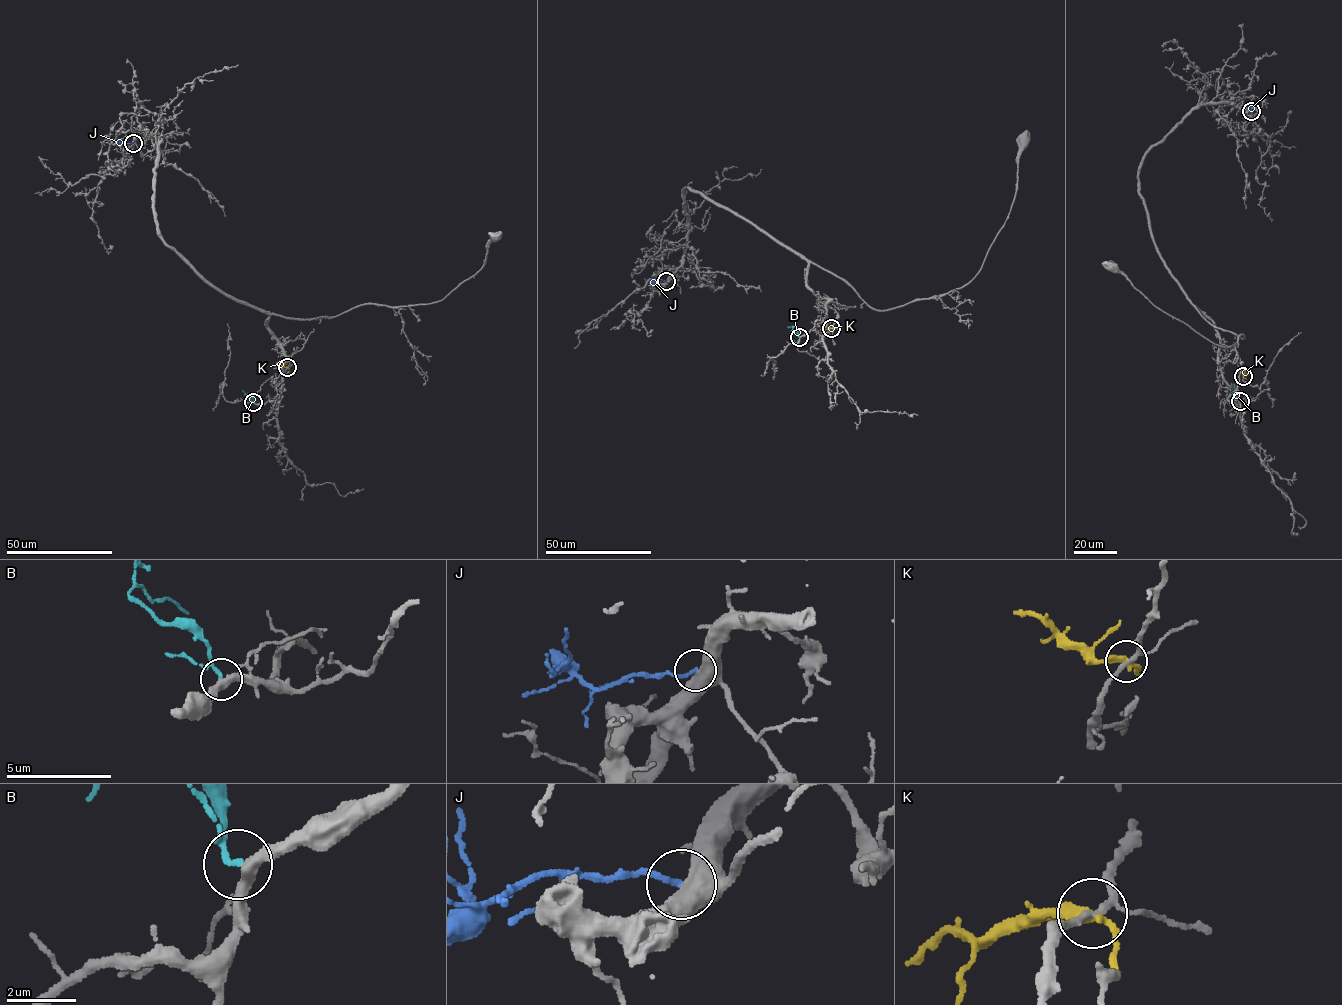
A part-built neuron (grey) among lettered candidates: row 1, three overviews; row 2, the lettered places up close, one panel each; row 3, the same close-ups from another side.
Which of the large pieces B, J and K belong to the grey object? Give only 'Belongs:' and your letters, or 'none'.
Belongs: B

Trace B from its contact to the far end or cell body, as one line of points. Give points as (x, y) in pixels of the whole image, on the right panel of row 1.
B: (1240, 401), (1231, 392), (1232, 384)

